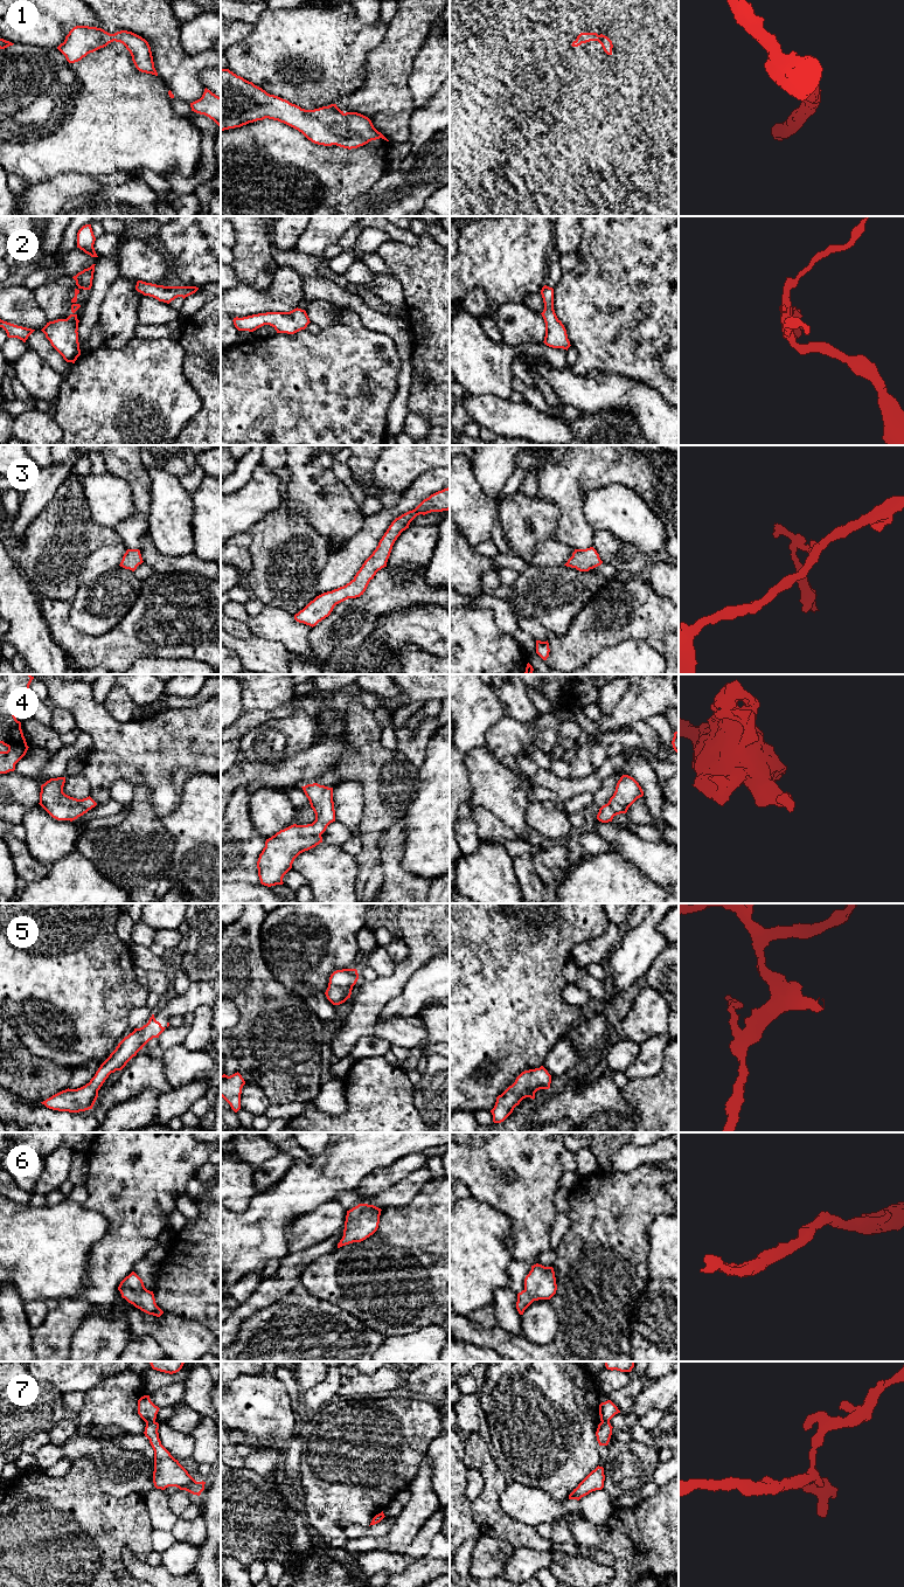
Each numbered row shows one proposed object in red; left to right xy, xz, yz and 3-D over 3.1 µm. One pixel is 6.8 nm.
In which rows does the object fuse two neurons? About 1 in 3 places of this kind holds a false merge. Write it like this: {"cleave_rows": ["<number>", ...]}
{"cleave_rows": ["7"]}

